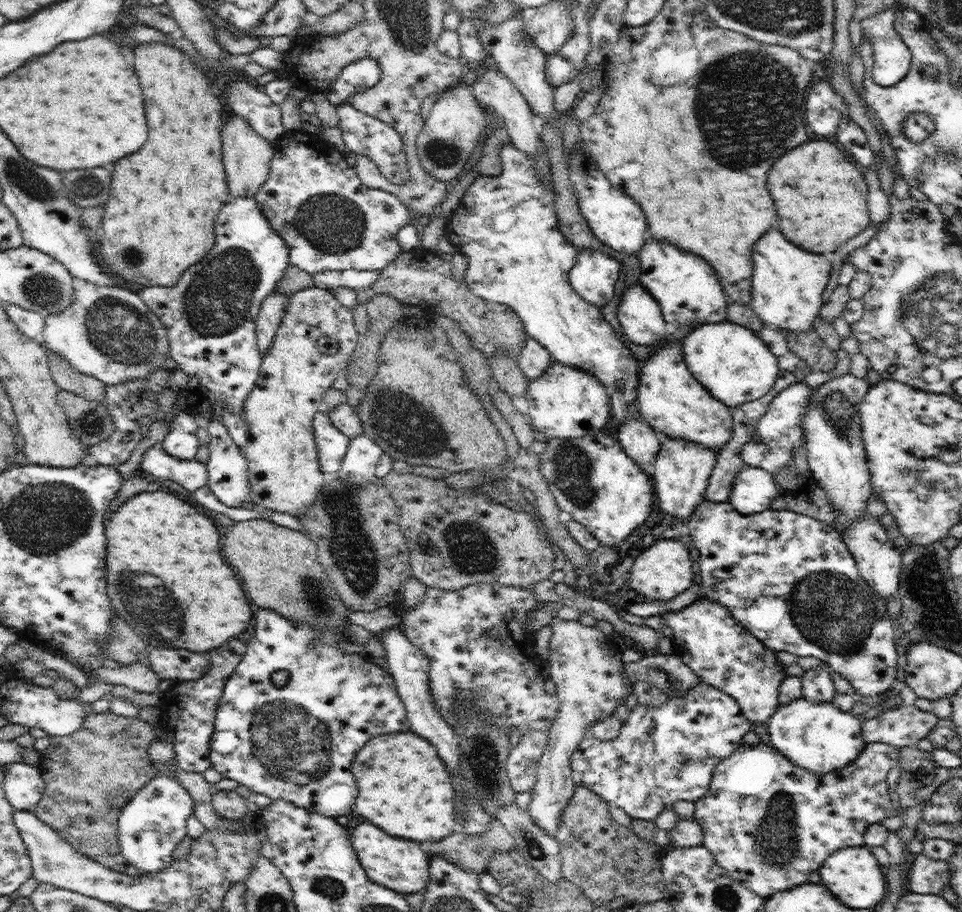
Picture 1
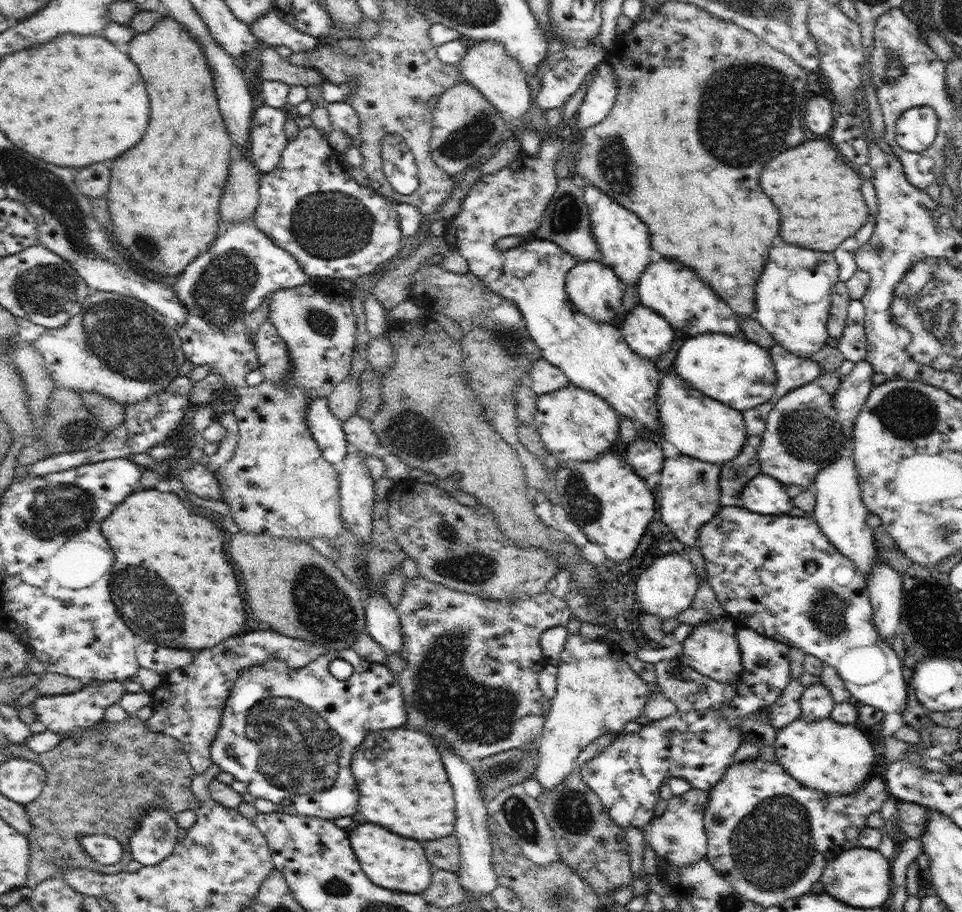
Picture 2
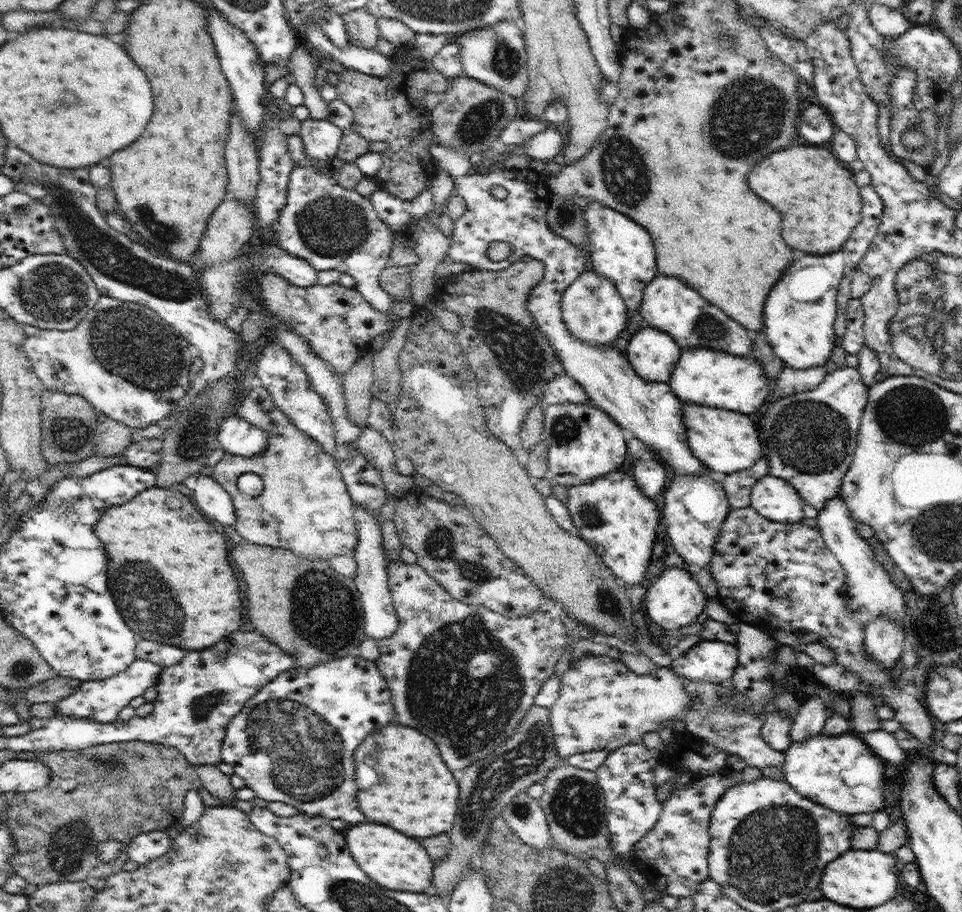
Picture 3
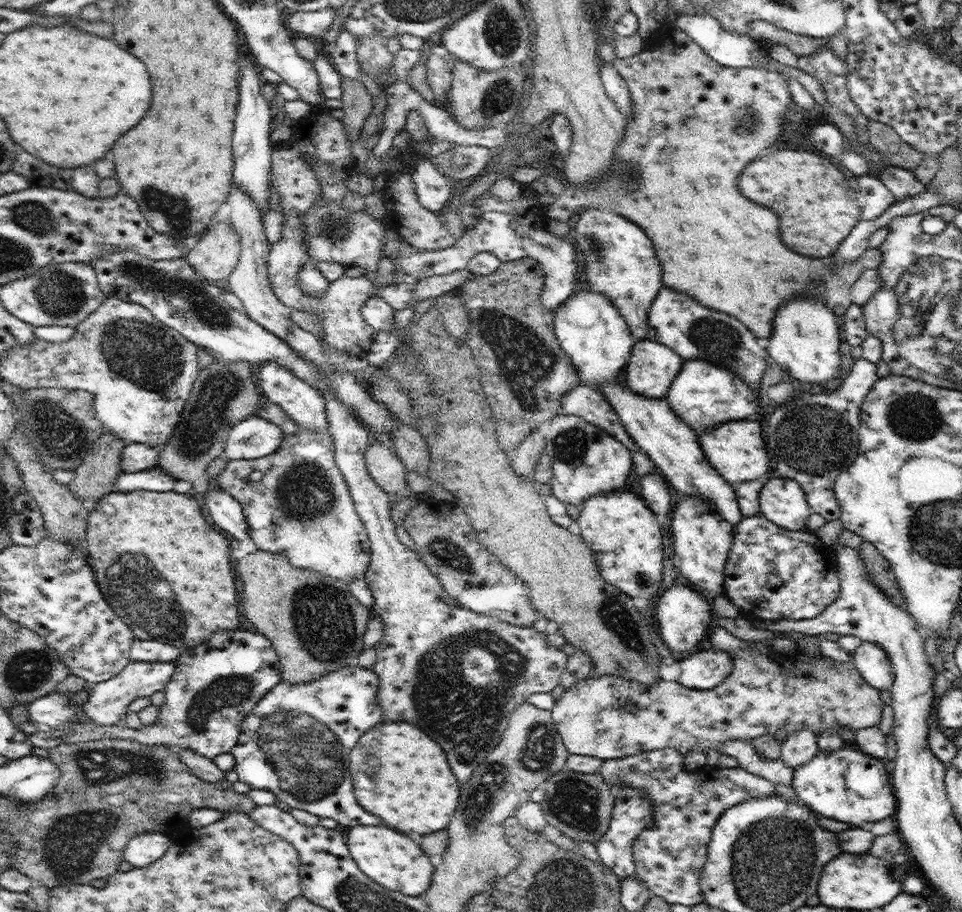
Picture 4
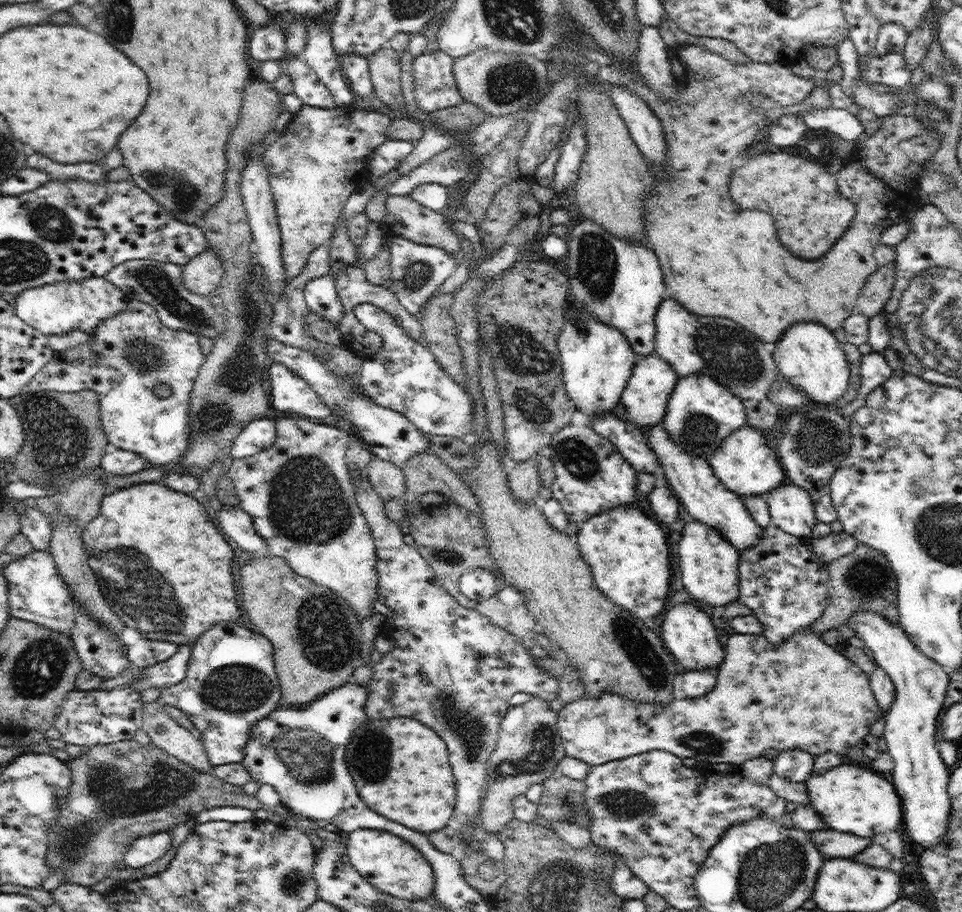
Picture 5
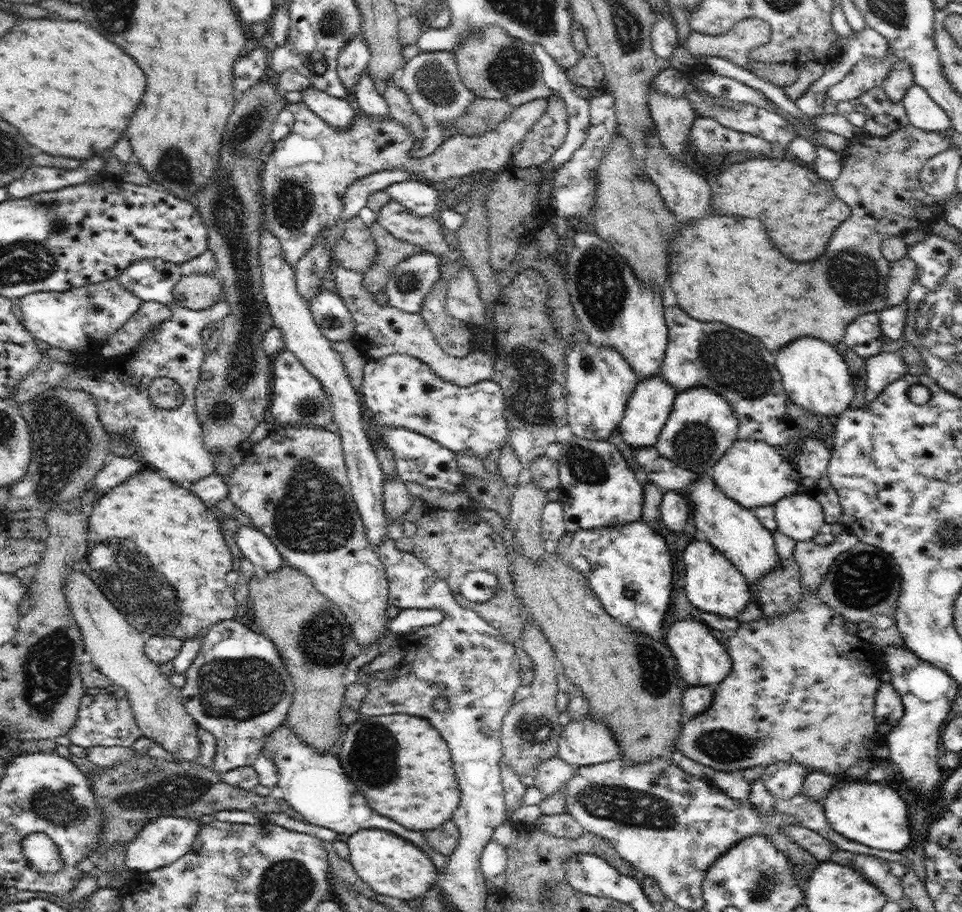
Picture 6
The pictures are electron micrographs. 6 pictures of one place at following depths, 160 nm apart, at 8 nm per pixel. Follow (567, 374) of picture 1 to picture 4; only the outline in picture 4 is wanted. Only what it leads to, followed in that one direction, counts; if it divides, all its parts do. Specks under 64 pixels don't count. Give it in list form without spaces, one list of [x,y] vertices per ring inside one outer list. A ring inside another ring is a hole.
[[[559,413],[545,425],[545,450],[551,459],[553,495],[565,504],[580,506],[587,498],[601,492],[614,492],[626,487],[633,469],[631,451],[616,437],[590,424],[581,416]]]

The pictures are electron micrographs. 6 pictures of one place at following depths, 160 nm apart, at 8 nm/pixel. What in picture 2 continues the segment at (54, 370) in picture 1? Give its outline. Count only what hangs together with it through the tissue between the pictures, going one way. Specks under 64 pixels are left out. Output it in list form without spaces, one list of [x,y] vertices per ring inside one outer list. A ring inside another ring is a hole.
[[[92,391],[80,393],[79,395],[82,397],[87,409],[92,412],[101,423],[106,433],[124,422],[125,405],[111,398],[106,398],[104,395],[100,395],[100,393],[92,393]]]

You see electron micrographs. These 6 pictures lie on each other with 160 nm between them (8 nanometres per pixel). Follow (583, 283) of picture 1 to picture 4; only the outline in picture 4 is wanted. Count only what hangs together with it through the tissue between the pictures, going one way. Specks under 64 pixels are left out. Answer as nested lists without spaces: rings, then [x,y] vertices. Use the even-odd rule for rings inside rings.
[[[587,285],[577,287],[576,292],[555,310],[553,331],[560,348],[577,368],[581,384],[596,390],[624,370],[636,341],[613,302]]]

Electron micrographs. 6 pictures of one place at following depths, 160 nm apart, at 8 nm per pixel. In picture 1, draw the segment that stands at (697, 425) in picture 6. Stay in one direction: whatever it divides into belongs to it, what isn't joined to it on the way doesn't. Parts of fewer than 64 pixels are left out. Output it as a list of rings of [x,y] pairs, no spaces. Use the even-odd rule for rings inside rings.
[[[728,320],[693,327],[680,343],[688,370],[713,398],[730,408],[762,399],[780,372],[778,358],[757,332]]]

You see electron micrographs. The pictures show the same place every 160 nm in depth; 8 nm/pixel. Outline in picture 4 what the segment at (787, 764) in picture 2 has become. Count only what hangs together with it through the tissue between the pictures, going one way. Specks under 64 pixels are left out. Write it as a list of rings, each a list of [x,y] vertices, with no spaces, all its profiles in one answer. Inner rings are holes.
[[[852,744],[834,752],[819,749],[812,760],[794,768],[792,788],[800,801],[817,815],[851,824],[852,827],[868,828],[874,822],[894,816],[897,809],[889,764]]]

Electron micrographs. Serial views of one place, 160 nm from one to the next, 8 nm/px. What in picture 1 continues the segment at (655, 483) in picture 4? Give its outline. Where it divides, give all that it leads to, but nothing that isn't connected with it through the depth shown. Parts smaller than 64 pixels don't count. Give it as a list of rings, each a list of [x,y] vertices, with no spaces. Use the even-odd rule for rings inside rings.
[[[627,418],[626,422],[620,422],[620,428],[617,435],[624,452],[640,466],[645,464],[654,464],[658,453],[661,451],[660,440],[656,437],[656,431],[641,418]]]

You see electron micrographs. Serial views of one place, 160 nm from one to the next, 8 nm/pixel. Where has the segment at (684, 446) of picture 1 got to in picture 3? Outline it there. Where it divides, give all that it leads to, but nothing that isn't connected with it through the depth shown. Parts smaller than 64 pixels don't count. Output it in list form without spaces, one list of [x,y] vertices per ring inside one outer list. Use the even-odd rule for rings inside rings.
[[[676,474],[664,495],[664,522],[668,524],[668,536],[672,546],[688,565],[708,568],[714,556],[715,544],[720,534],[720,527],[731,511],[724,487],[705,474]]]

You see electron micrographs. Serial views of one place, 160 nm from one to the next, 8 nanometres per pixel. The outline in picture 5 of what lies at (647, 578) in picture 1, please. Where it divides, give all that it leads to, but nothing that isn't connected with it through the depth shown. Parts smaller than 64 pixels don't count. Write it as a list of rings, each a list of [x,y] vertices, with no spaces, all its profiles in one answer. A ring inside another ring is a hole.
[[[680,604],[666,612],[662,624],[662,638],[665,646],[686,671],[704,669],[718,670],[724,661],[725,647],[718,640],[718,634],[713,626],[712,618],[692,604]]]

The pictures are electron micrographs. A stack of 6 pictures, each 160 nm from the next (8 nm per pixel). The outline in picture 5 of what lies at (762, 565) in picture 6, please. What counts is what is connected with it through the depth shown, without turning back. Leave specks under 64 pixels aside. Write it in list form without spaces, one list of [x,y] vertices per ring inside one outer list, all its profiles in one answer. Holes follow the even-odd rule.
[[[663,422],[644,430],[649,445],[654,449],[668,482],[678,500],[694,519],[715,528],[739,553],[758,544],[763,528],[752,518],[741,497],[728,490],[714,474],[708,459],[690,456],[665,431]]]

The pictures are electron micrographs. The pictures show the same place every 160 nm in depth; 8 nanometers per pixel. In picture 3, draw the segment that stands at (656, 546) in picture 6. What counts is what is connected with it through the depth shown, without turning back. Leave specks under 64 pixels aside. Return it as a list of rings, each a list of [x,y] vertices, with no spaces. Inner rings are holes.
[[[623,470],[584,484],[575,484],[568,491],[567,507],[578,537],[582,537],[601,557],[604,564],[625,584],[641,584],[651,563],[652,548],[659,516],[653,499],[646,496],[636,481]]]

